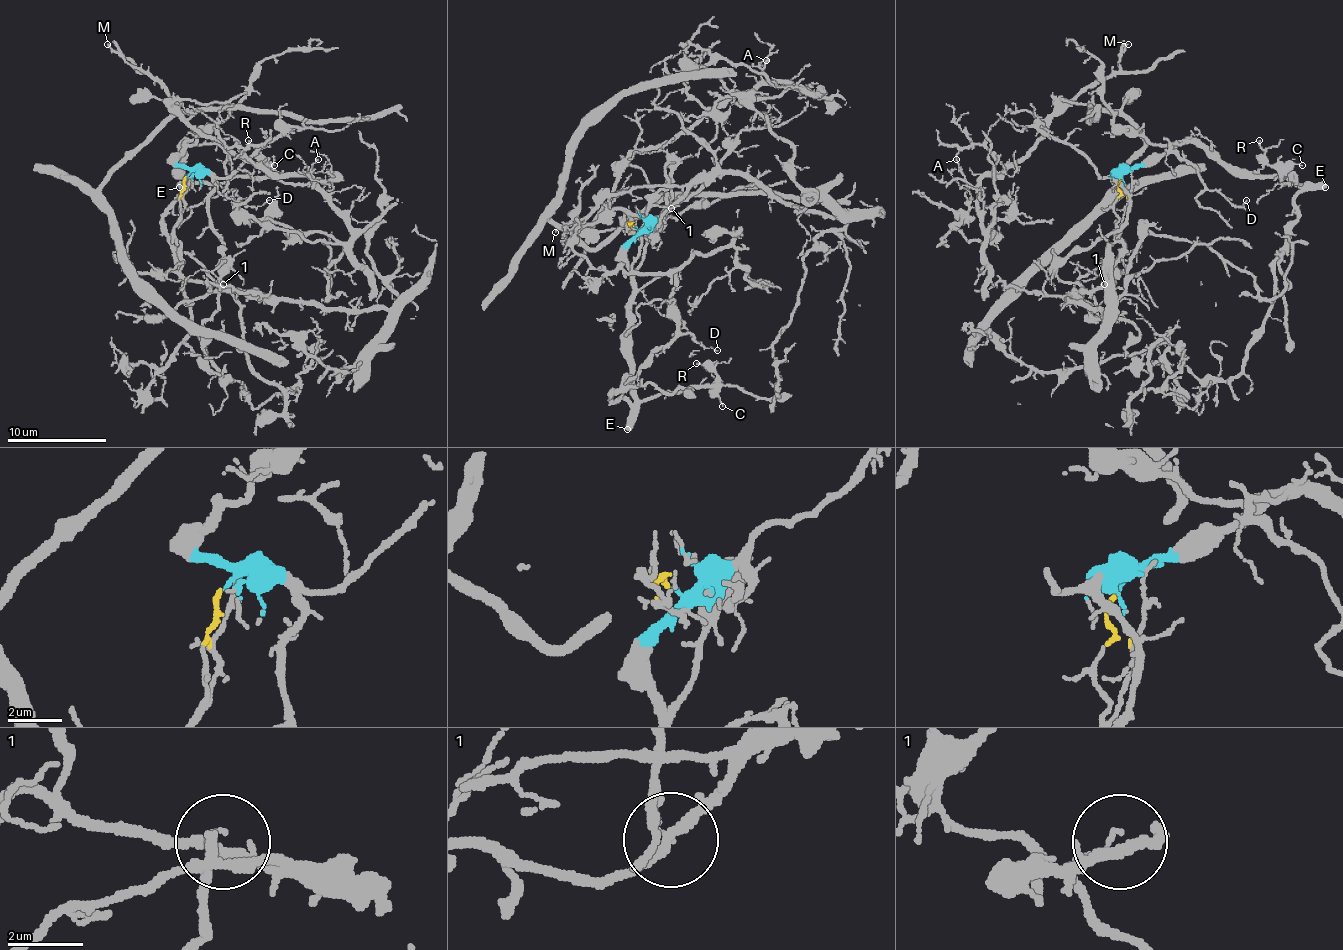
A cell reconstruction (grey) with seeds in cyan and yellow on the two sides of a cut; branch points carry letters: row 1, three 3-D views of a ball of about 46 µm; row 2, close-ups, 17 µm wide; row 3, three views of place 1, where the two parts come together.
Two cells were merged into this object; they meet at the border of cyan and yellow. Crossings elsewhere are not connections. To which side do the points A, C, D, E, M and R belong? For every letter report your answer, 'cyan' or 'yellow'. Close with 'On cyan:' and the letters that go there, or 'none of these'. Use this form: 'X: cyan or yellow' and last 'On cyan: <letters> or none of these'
A: yellow
C: cyan
D: cyan
E: cyan
M: yellow
R: cyan
On cyan: C, D, E, R

